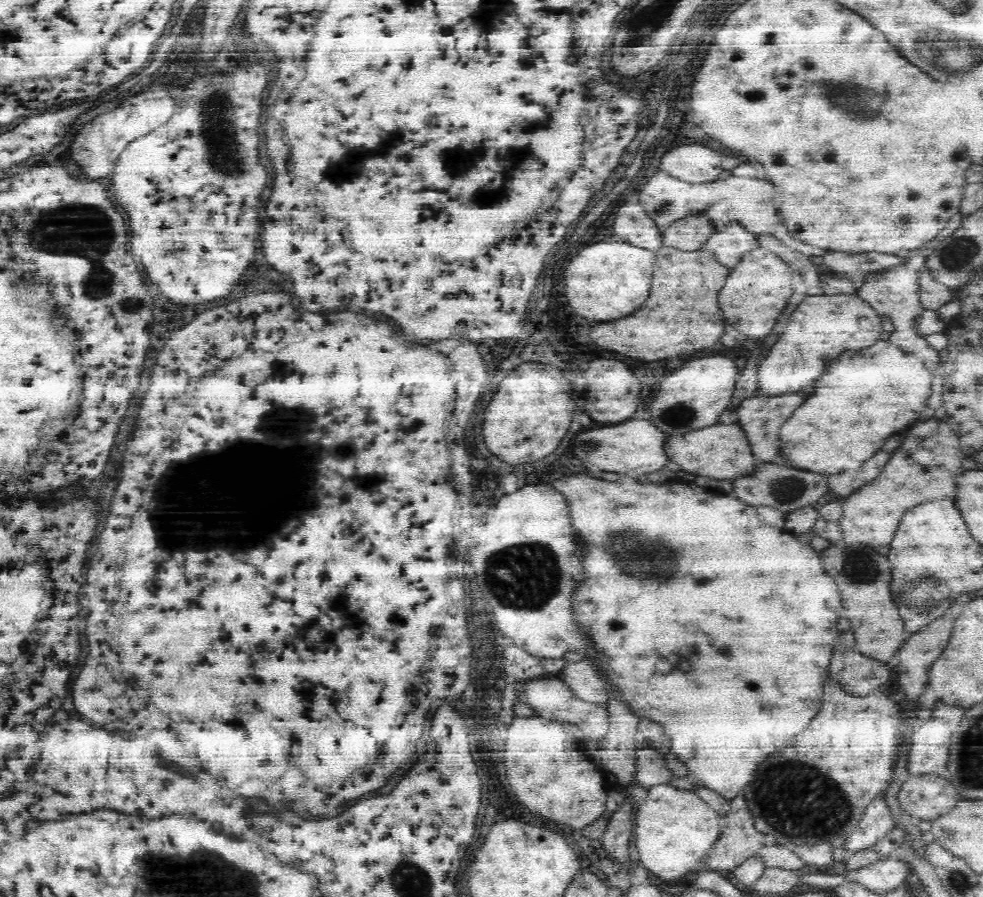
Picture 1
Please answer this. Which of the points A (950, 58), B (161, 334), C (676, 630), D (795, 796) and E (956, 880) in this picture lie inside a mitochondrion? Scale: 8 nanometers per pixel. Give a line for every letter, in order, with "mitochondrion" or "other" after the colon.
A: mitochondrion
B: other
C: other
D: mitochondrion
E: mitochondrion

